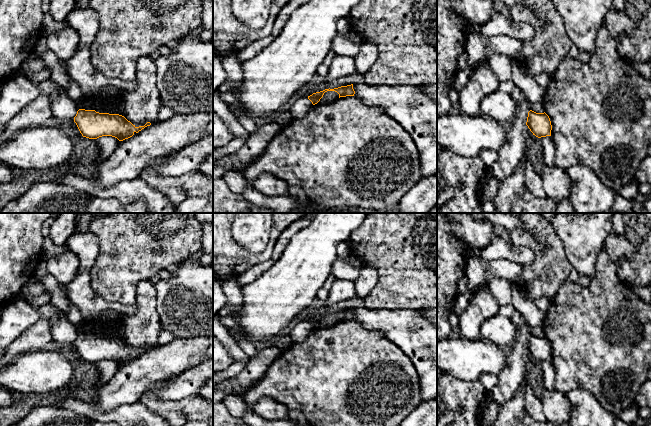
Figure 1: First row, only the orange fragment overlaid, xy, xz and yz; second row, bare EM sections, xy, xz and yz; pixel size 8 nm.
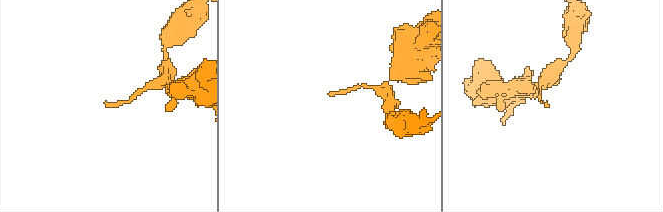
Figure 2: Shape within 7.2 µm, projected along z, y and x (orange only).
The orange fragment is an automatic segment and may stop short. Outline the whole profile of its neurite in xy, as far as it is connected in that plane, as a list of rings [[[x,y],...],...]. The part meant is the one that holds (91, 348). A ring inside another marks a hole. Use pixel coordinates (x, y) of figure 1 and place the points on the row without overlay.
[[[79,333],[74,341],[83,361],[97,363],[102,360],[112,360],[119,365],[128,363],[151,347],[136,351],[124,340],[119,338],[99,337],[95,334]]]

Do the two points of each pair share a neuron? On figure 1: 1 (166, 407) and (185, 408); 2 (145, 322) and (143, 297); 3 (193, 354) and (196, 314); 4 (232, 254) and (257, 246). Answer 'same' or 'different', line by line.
1: same
2: same
3: different
4: different

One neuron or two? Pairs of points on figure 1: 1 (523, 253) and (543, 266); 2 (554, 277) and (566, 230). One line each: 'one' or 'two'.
1: two
2: two

